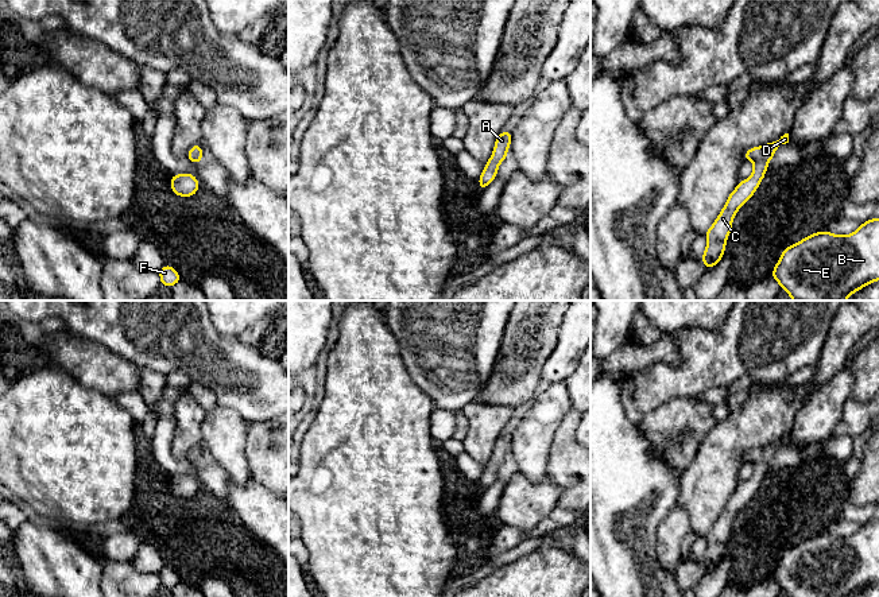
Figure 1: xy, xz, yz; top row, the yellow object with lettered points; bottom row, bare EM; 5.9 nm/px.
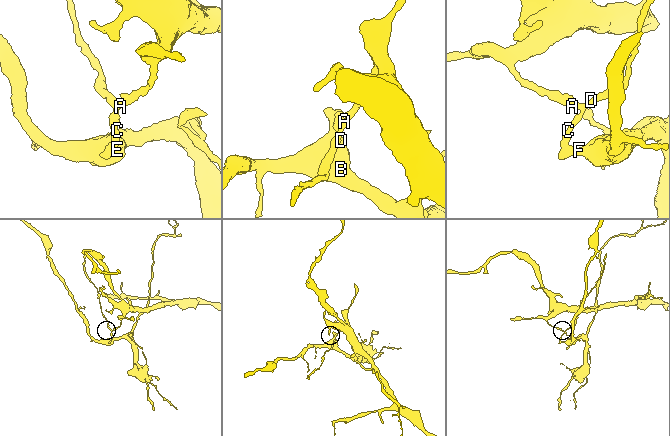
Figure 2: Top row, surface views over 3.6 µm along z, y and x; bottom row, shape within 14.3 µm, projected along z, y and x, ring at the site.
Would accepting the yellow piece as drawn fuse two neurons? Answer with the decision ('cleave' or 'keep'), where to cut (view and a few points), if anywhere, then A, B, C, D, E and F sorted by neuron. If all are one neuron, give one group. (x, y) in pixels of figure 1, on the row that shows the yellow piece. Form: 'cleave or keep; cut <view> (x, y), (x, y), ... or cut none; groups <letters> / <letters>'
cleave; cut xz (491, 158), (498, 165); groups A / B C D E F

